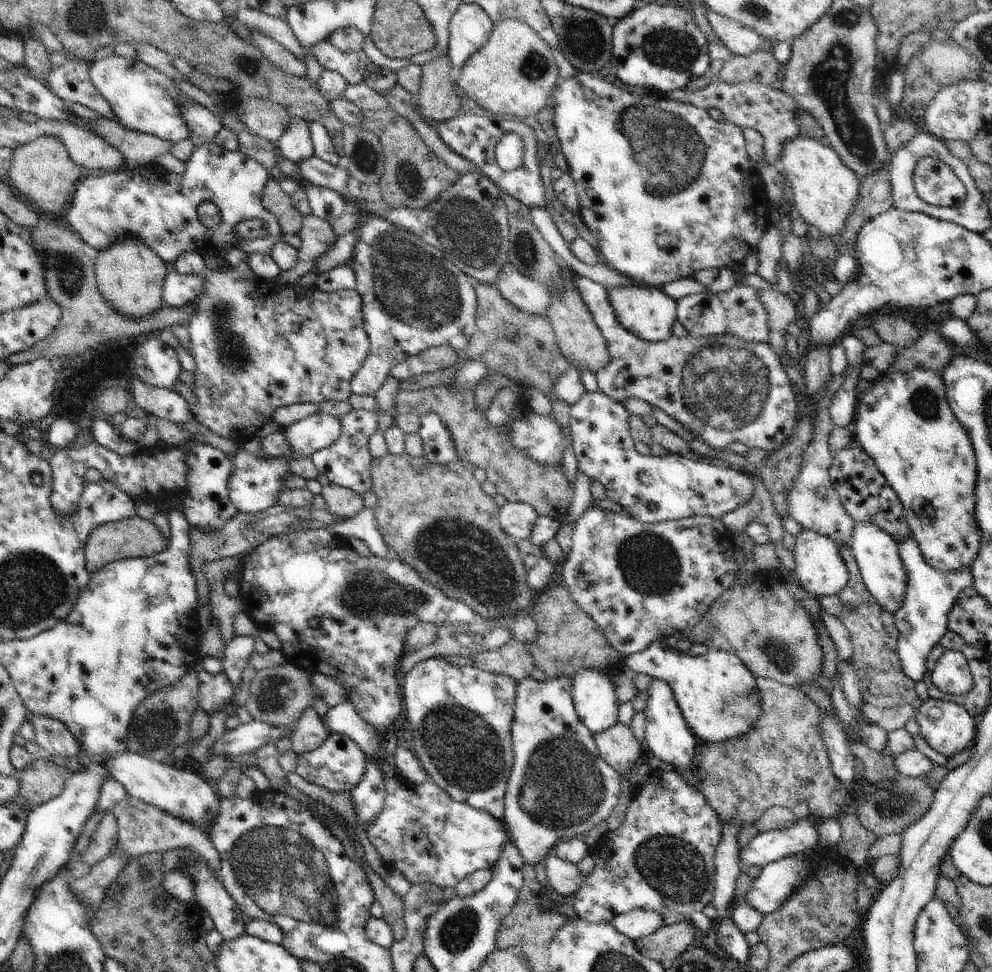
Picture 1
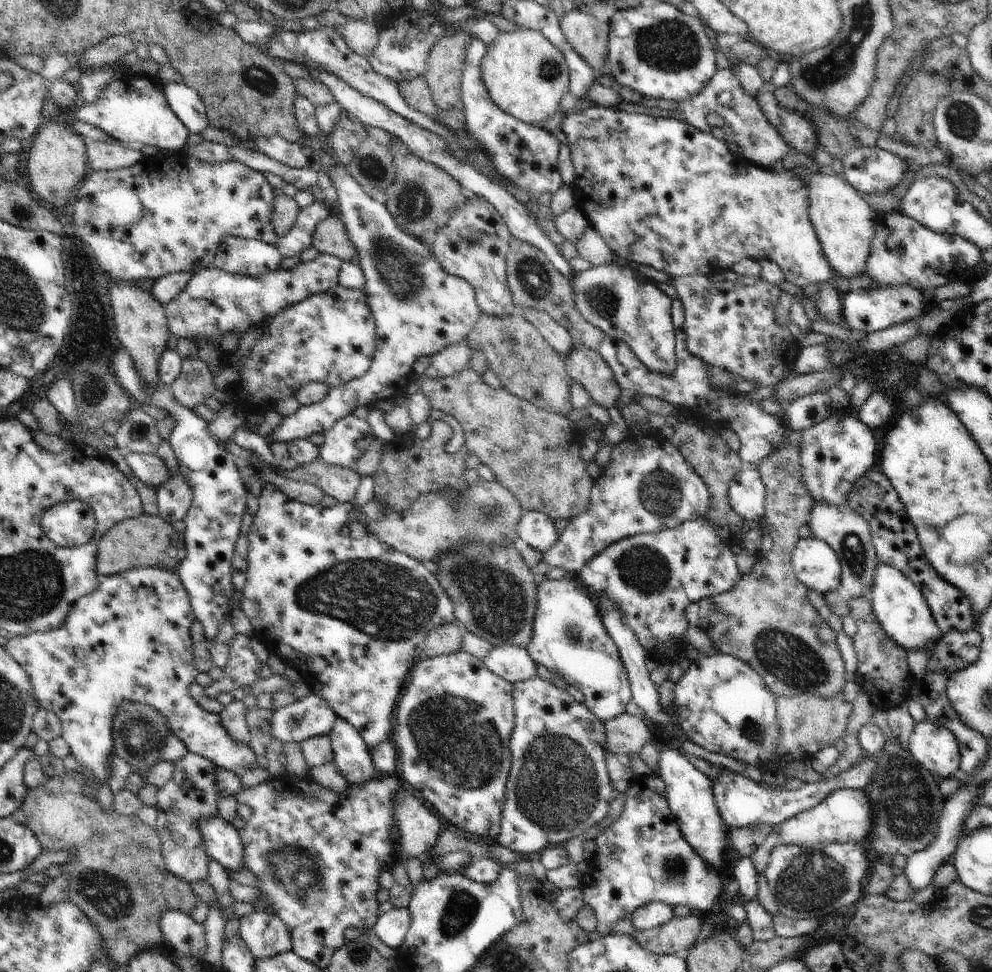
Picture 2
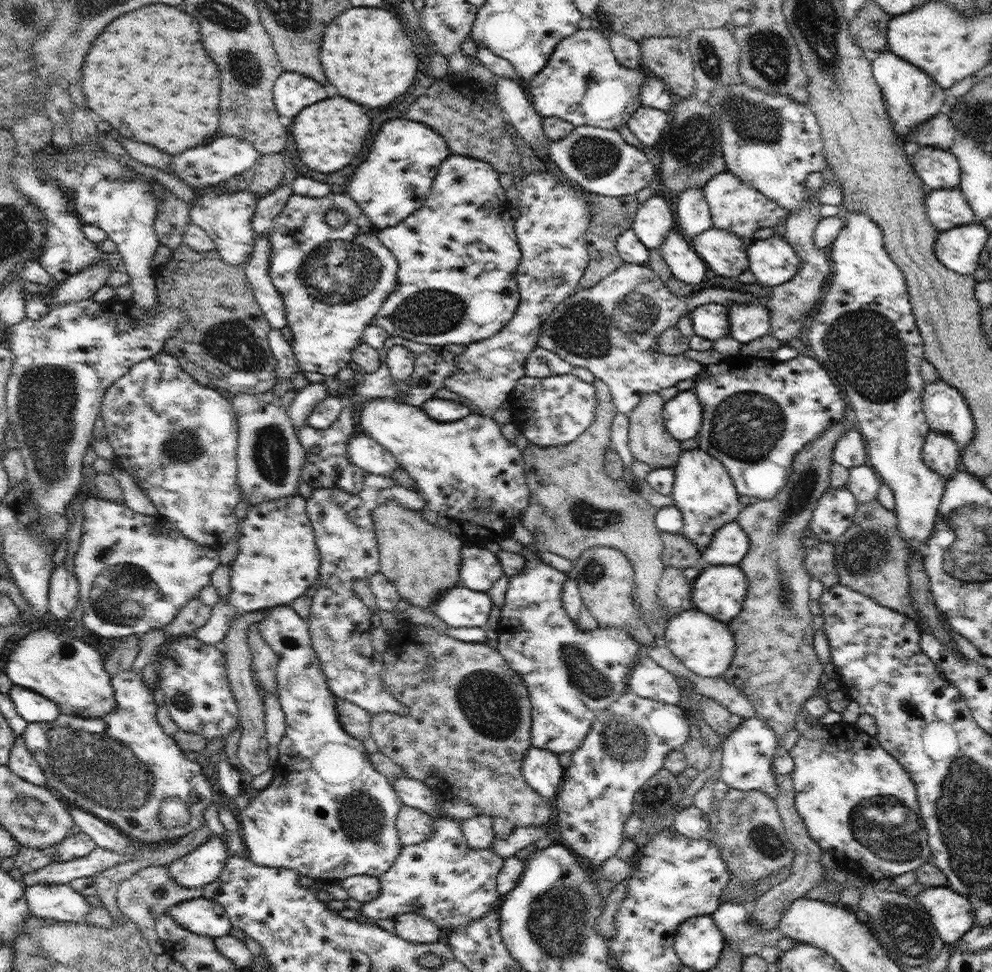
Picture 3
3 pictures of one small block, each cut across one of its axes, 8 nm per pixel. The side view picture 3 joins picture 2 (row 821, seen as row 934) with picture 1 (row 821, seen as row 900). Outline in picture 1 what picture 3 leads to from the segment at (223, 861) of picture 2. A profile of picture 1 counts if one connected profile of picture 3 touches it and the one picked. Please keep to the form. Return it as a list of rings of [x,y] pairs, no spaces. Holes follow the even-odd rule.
[[[128,750],[115,755],[105,762],[106,768],[122,786],[128,796],[152,805],[159,811],[174,818],[197,826],[206,836],[209,827],[215,823],[220,810],[221,798],[215,790],[215,784],[190,770],[175,768],[168,762],[156,762]]]

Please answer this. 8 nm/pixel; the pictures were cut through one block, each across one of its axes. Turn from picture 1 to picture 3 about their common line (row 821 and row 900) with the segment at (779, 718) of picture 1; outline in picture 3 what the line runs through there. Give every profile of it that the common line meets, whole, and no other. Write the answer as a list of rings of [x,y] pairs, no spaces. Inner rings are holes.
[[[729,788],[719,801],[720,821],[709,839],[715,843],[730,873],[730,882],[722,891],[721,902],[738,902],[751,906],[758,896],[752,894],[757,882],[776,876],[783,866],[793,866],[794,846],[788,841],[775,799],[760,791]]]

